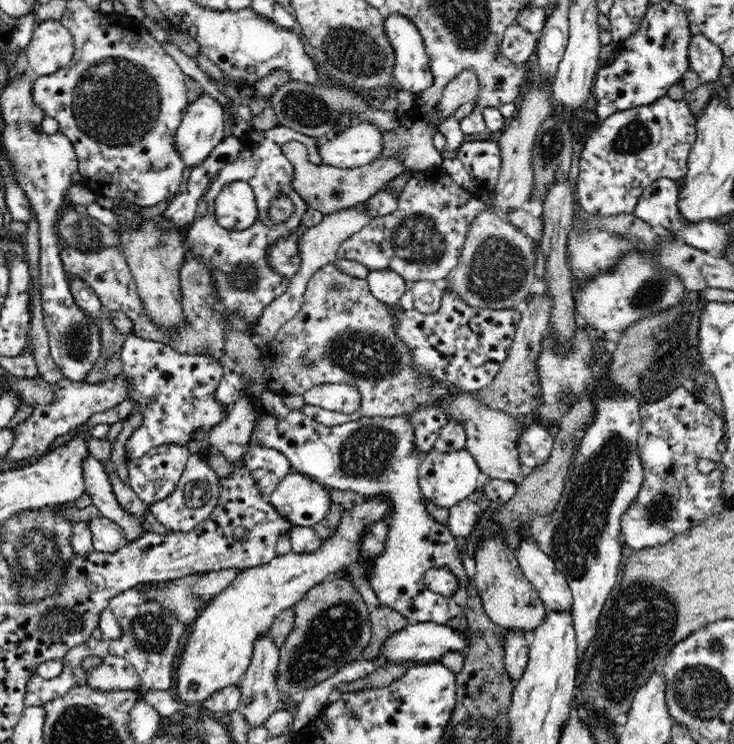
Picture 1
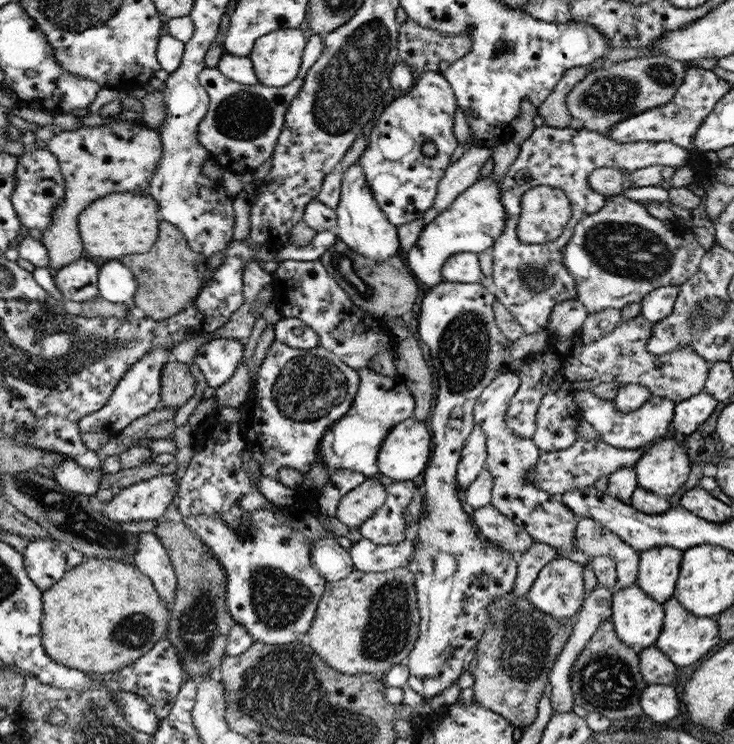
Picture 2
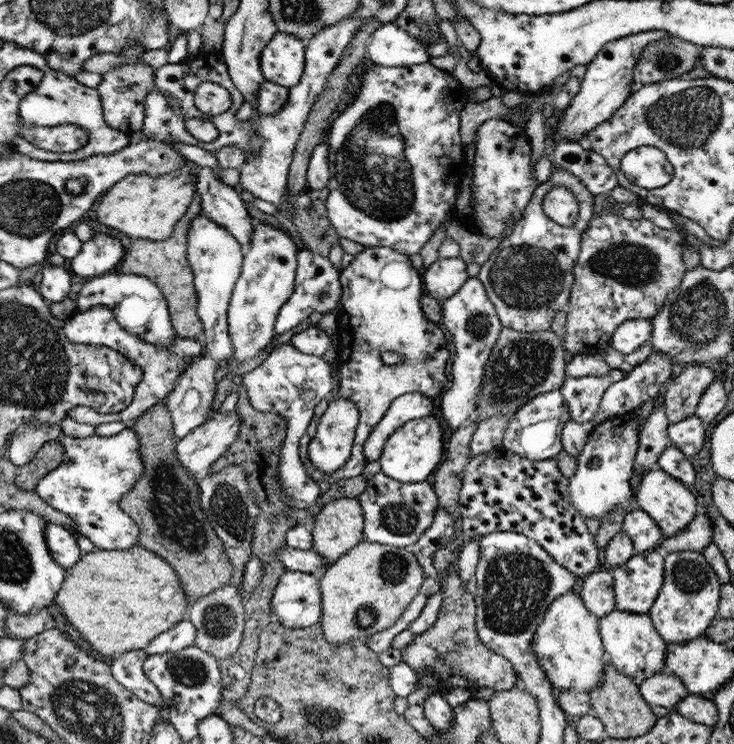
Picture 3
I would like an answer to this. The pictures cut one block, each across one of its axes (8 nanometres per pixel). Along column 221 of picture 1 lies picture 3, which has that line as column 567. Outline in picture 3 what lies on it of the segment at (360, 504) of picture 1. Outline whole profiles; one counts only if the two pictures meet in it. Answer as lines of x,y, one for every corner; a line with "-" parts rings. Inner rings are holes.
570,590
550,604
542,622
538,624
531,650
534,651
542,671
555,690
578,690
590,693
602,684
607,656
599,633
599,618
590,613
580,592

